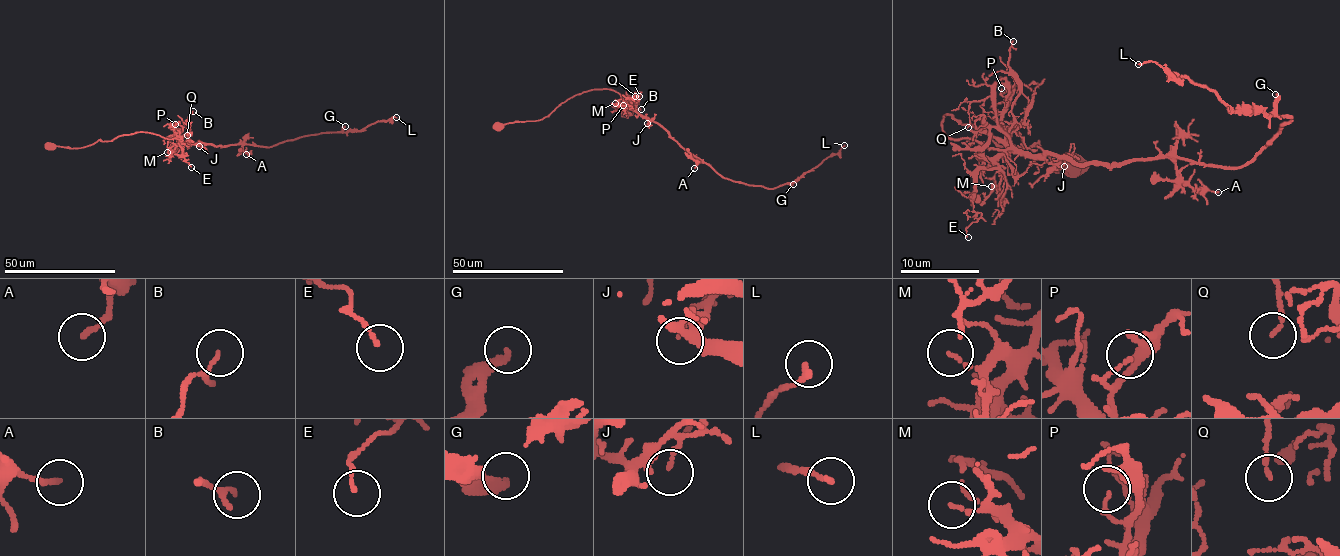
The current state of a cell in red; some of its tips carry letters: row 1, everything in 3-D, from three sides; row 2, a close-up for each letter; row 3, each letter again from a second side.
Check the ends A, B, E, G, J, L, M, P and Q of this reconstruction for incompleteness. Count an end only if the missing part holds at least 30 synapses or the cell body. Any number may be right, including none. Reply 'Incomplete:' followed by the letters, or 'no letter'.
Incomplete: no letter

